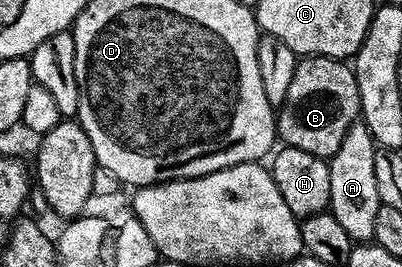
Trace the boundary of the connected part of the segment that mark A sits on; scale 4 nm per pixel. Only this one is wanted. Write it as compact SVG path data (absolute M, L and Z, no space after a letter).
M356 123L345 131L341 147L329 159L329 211L349 231L352 242L367 243L373 235L373 218L381 204L377 195L377 167L375 150L377 146L366 125Z

